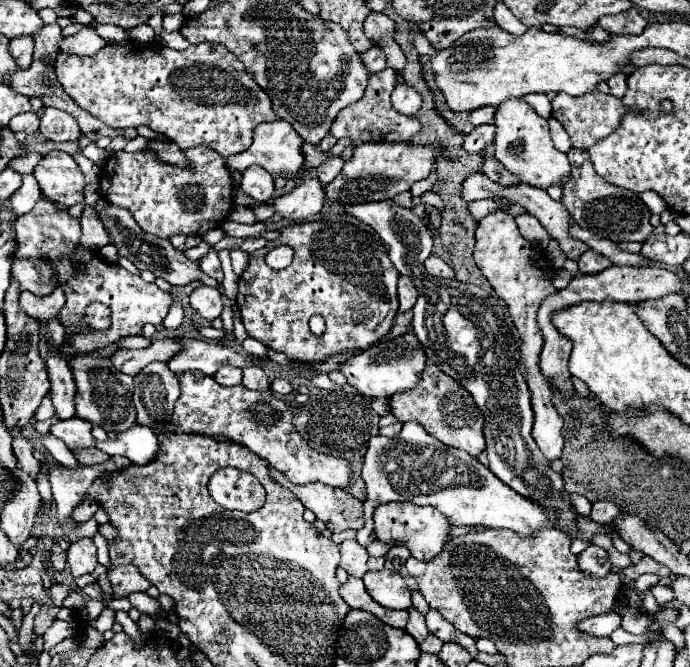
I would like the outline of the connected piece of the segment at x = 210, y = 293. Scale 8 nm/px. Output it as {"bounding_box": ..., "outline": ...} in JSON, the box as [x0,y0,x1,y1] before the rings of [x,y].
{"bounding_box":[190,286,222,320],"outline":[[[198,286],[192,294],[190,294],[190,306],[206,320],[218,318],[222,314],[222,296],[218,292],[218,288],[210,288],[210,286]]]}

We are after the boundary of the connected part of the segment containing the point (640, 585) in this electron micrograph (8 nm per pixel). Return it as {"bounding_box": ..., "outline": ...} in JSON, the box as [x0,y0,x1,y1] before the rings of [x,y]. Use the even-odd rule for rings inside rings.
{"bounding_box":[636,574,660,592],"outline":[[[644,574],[644,576],[640,576],[640,578],[636,580],[636,590],[638,590],[638,592],[646,592],[648,588],[656,586],[658,580],[660,580],[660,576],[656,576],[656,574]]]}

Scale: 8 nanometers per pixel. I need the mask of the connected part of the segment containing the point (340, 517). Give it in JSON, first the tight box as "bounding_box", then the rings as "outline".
{"bounding_box":[268,464,364,532],"outline":[[[268,464],[270,478],[294,492],[300,502],[316,514],[318,520],[326,524],[330,532],[342,532],[342,530],[360,530],[364,526],[364,508],[358,498],[348,494],[342,488],[332,488],[322,482],[310,482],[308,486],[296,486],[290,484],[284,474],[274,470]]]}

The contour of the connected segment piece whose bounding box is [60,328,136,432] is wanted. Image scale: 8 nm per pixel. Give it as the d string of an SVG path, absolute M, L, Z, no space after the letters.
M74 328L64 334L60 352L66 358L66 362L72 370L72 378L76 382L76 396L74 396L76 416L82 420L90 420L92 424L100 424L104 430L114 430L114 432L128 430L130 426L136 424L136 410L132 404L132 392L134 392L132 378L118 372L112 366L110 358L104 356L104 350L76 352L70 346L70 336L74 336Z

